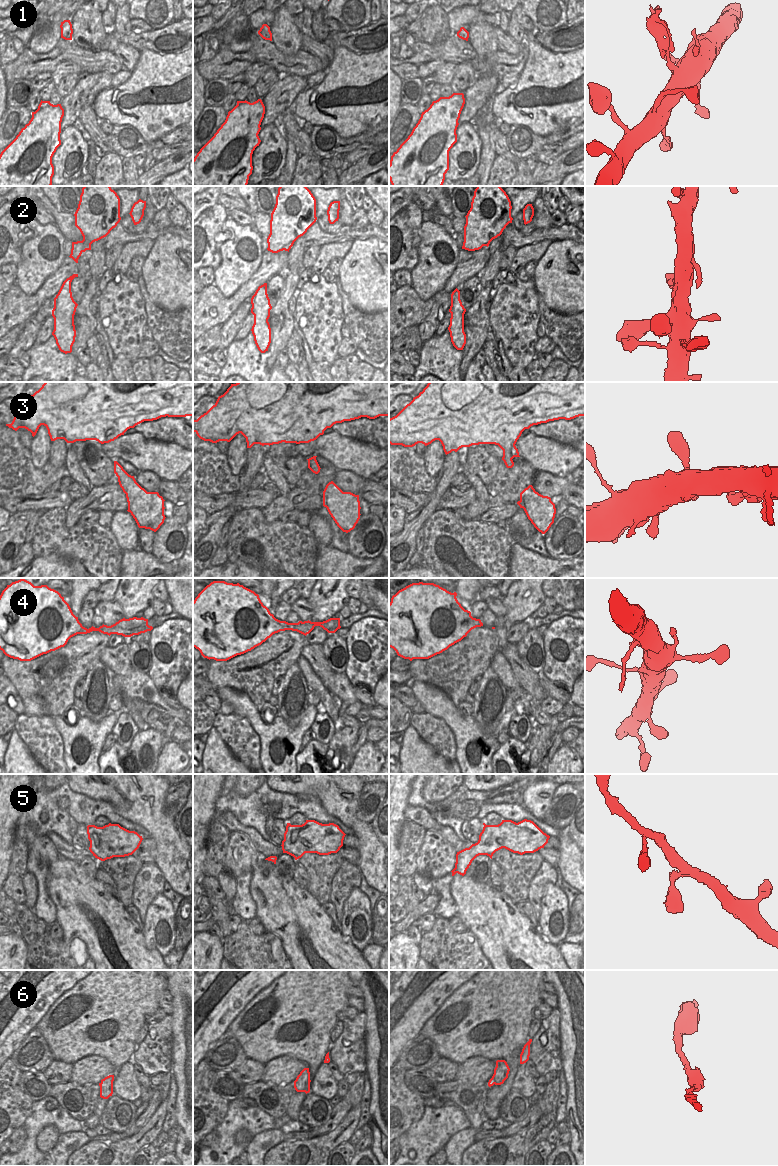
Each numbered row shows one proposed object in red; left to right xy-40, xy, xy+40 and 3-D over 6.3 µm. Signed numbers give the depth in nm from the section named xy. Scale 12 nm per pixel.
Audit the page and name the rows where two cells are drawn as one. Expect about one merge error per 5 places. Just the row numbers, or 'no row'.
1

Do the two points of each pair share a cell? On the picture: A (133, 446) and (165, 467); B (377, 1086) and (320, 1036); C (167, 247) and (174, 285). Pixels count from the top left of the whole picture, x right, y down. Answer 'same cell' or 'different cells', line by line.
A: same cell
B: different cells
C: same cell

